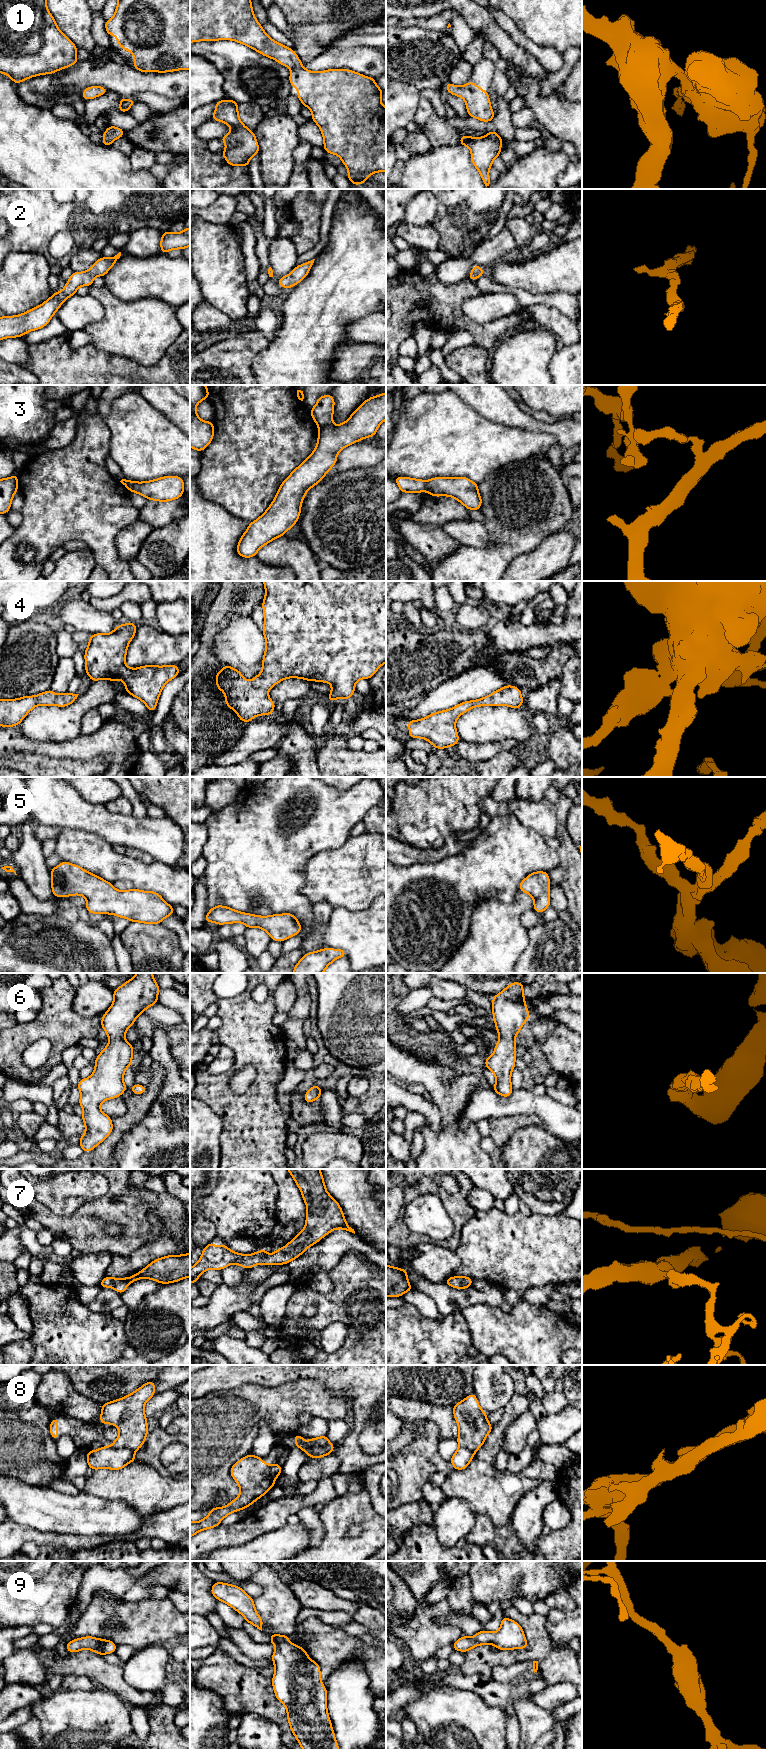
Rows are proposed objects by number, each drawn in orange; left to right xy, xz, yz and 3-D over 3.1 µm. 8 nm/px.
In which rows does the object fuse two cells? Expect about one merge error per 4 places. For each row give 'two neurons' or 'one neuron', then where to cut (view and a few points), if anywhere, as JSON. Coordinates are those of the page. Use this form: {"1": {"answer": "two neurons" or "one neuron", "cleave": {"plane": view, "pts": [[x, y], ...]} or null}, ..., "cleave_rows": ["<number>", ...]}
{"1": {"answer": "one neuron", "cleave": null}, "2": {"answer": "one neuron", "cleave": null}, "3": {"answer": "two neurons", "cleave": {"plane": "xz", "pts": [[331, 423], [319, 427]]}}, "4": {"answer": "one neuron", "cleave": null}, "5": {"answer": "one neuron", "cleave": null}, "6": {"answer": "one neuron", "cleave": null}, "7": {"answer": "one neuron", "cleave": null}, "8": {"answer": "two neurons", "cleave": {"plane": "xz", "pts": [[328, 1441], [323, 1445], [311, 1443], [307, 1454]]}}, "9": {"answer": "one neuron", "cleave": null}, "cleave_rows": ["3", "8"]}

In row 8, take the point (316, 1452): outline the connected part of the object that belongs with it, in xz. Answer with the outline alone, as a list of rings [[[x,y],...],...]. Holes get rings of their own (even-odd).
[[[328,1442],[324,1446],[317,1446],[314,1443],[311,1443],[308,1456],[315,1459],[324,1457],[326,1455],[332,1454],[334,1447],[335,1447],[335,1444],[331,1442]]]

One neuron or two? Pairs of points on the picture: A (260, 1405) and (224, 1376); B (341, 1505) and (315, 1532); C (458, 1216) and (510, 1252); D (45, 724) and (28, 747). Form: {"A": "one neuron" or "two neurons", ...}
{"A": "two neurons", "B": "two neurons", "C": "two neurons", "D": "two neurons"}

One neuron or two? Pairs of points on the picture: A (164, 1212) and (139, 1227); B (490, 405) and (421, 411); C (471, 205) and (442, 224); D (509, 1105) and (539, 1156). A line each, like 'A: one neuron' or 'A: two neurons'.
A: one neuron
B: two neurons
C: one neuron
D: two neurons

